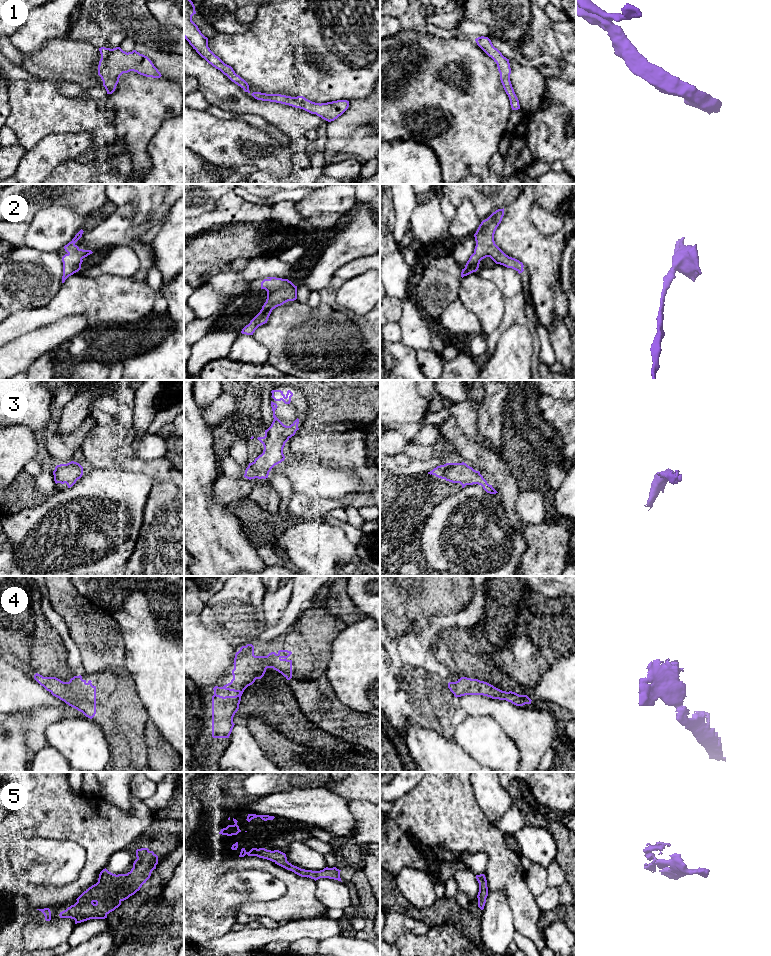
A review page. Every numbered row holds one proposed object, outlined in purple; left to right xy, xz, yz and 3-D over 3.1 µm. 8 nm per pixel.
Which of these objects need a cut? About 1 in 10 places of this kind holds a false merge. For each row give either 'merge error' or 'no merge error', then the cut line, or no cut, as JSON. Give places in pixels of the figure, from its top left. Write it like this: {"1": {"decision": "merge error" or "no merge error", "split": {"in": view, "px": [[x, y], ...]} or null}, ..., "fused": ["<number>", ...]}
{"1": {"decision": "no merge error", "split": null}, "2": {"decision": "no merge error", "split": null}, "3": {"decision": "no merge error", "split": null}, "4": {"decision": "no merge error", "split": null}, "5": {"decision": "no merge error", "split": null}, "fused": []}

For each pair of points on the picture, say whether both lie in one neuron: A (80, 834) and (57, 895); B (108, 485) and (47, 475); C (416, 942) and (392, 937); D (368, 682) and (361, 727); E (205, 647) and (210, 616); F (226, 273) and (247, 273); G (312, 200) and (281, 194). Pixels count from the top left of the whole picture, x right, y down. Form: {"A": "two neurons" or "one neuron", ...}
{"A": "one neuron", "B": "two neurons", "C": "two neurons", "D": "two neurons", "E": "two neurons", "F": "one neuron", "G": "two neurons"}

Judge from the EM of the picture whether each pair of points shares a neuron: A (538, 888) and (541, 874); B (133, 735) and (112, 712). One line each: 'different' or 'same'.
A: same
B: same

